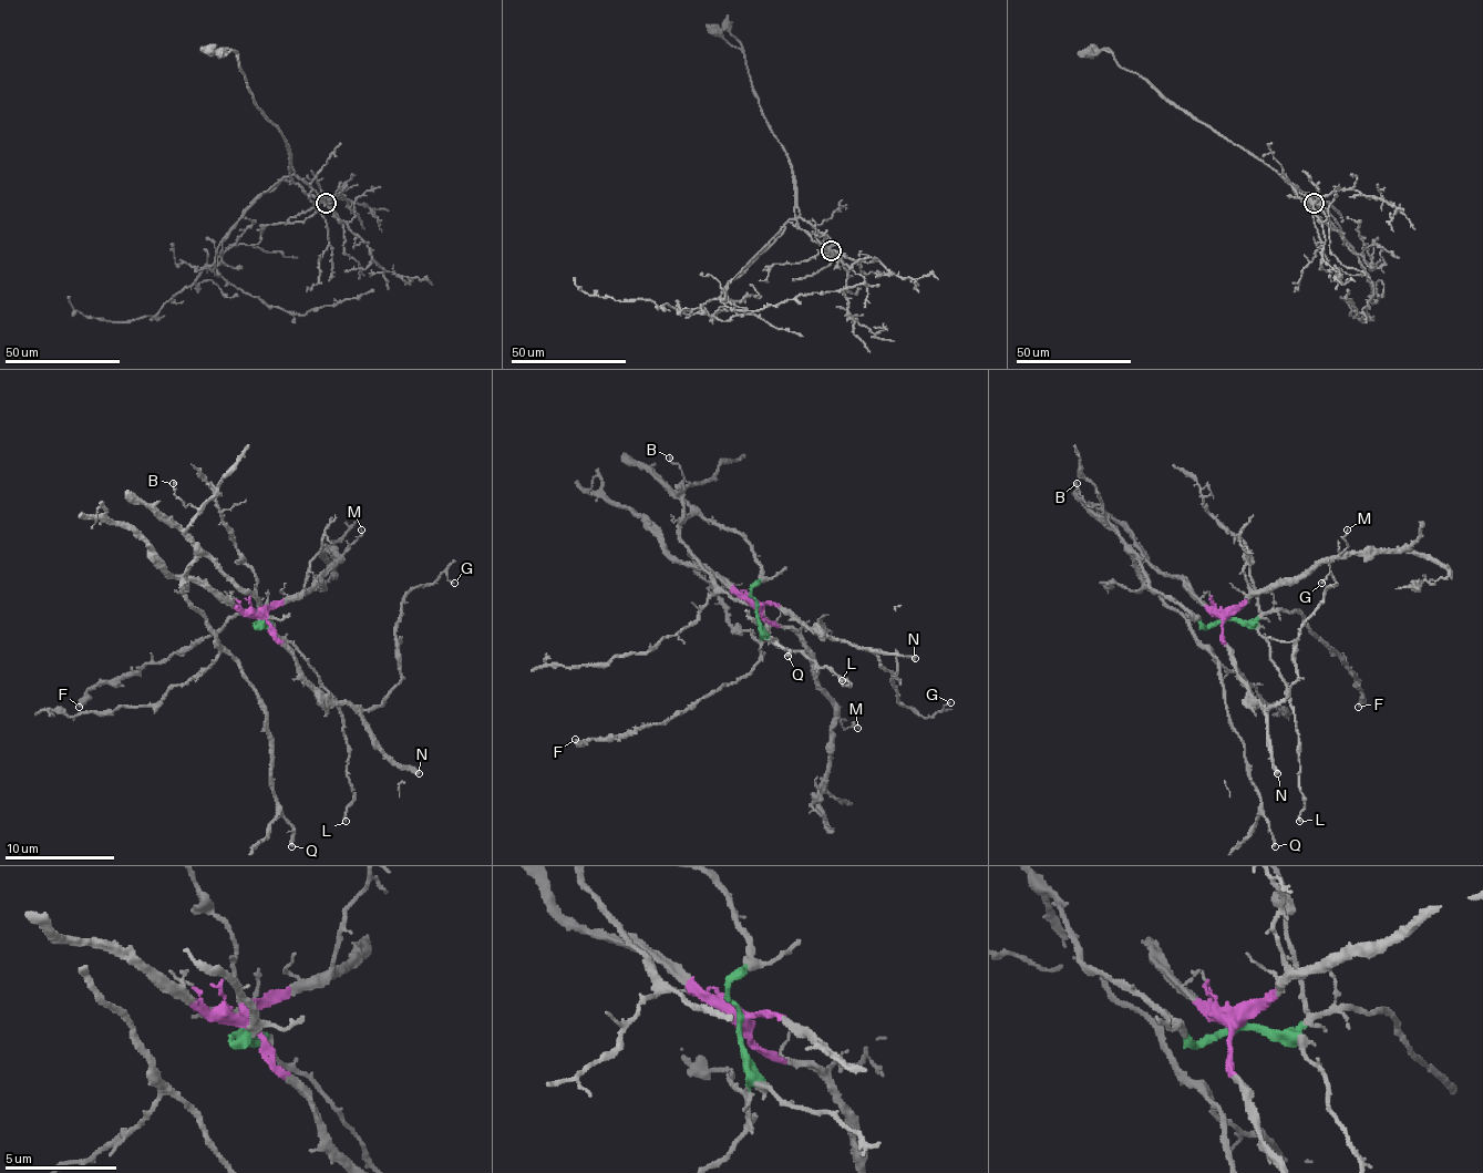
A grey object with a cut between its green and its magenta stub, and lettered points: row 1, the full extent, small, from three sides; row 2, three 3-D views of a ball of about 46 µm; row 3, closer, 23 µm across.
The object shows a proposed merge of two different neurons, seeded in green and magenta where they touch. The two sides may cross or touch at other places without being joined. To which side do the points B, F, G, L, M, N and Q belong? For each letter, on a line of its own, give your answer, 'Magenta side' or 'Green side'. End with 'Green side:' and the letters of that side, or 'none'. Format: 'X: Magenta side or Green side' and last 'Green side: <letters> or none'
B: Green side
F: Green side
G: Magenta side
L: Green side
M: Magenta side
N: Magenta side
Q: Green side
Green side: B, F, L, Q

